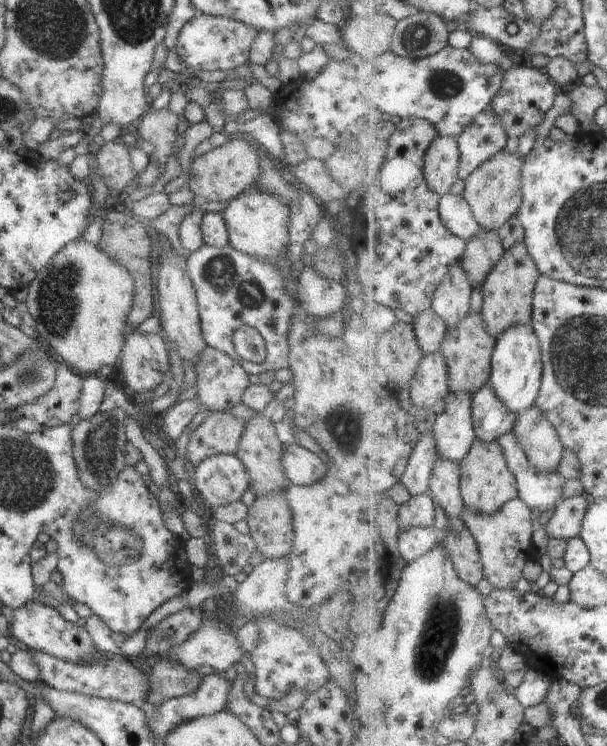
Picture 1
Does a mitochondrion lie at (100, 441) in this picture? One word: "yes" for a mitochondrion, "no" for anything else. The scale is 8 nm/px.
yes

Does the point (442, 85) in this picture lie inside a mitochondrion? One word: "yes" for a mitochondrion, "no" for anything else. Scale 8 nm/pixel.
yes

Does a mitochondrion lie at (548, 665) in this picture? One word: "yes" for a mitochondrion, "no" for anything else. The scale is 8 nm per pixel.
no

